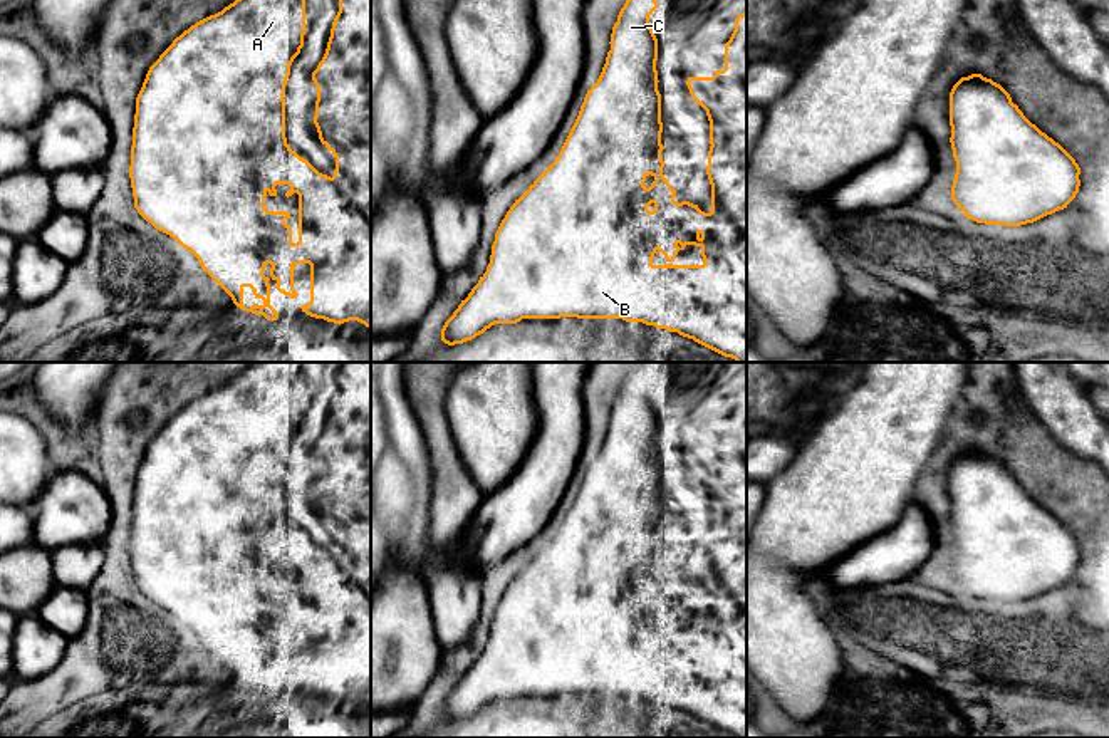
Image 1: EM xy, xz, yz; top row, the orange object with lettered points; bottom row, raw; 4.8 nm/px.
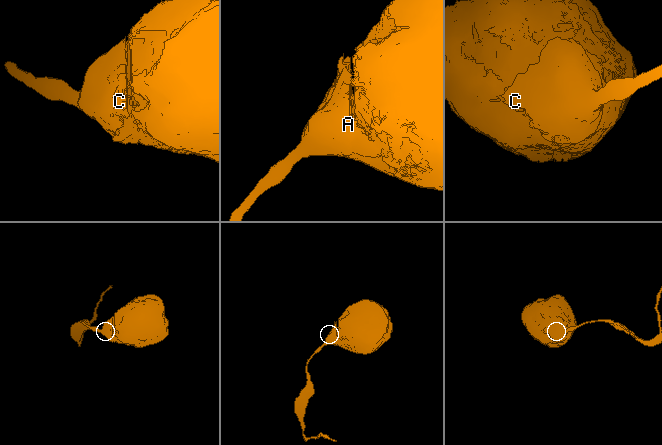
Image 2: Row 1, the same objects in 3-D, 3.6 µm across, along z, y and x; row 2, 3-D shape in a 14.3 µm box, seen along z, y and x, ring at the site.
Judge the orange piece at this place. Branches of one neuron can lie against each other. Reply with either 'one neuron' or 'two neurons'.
one neuron

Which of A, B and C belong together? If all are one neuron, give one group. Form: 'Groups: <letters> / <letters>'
Groups: A B C

